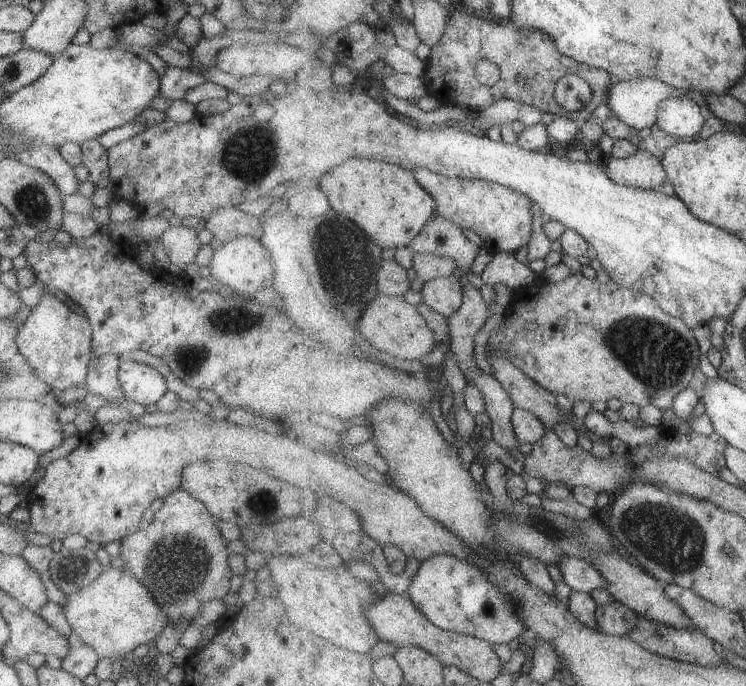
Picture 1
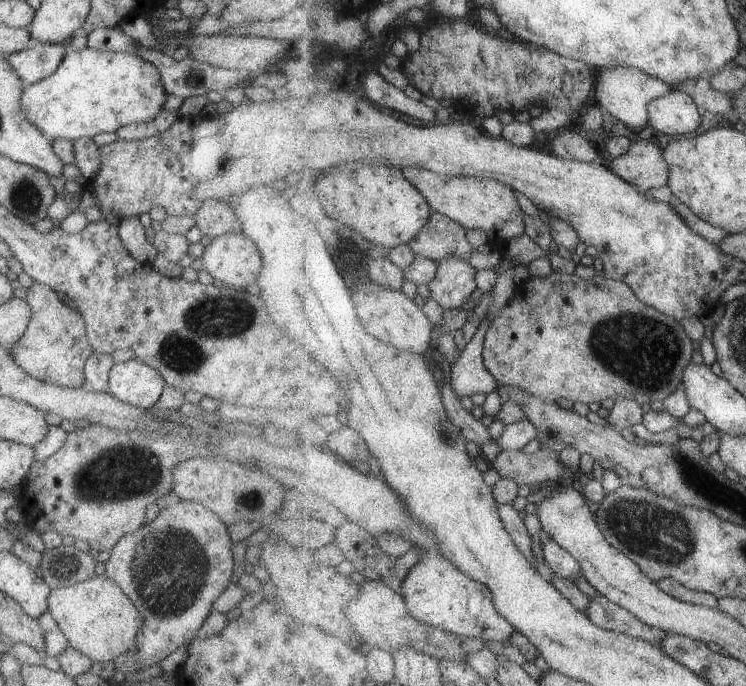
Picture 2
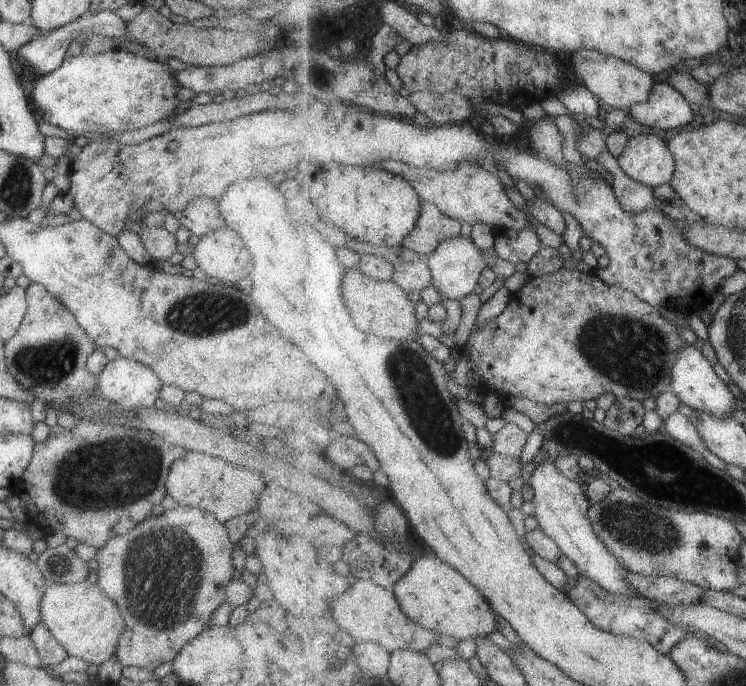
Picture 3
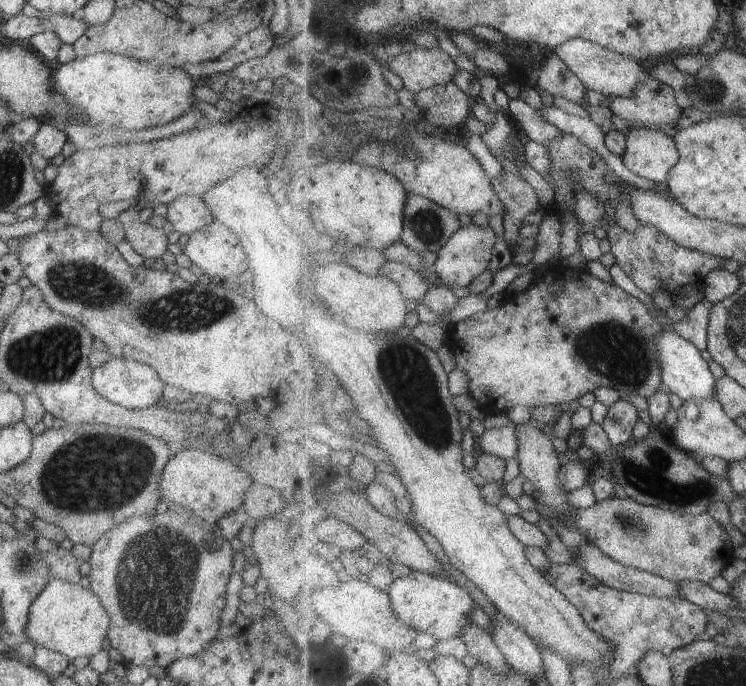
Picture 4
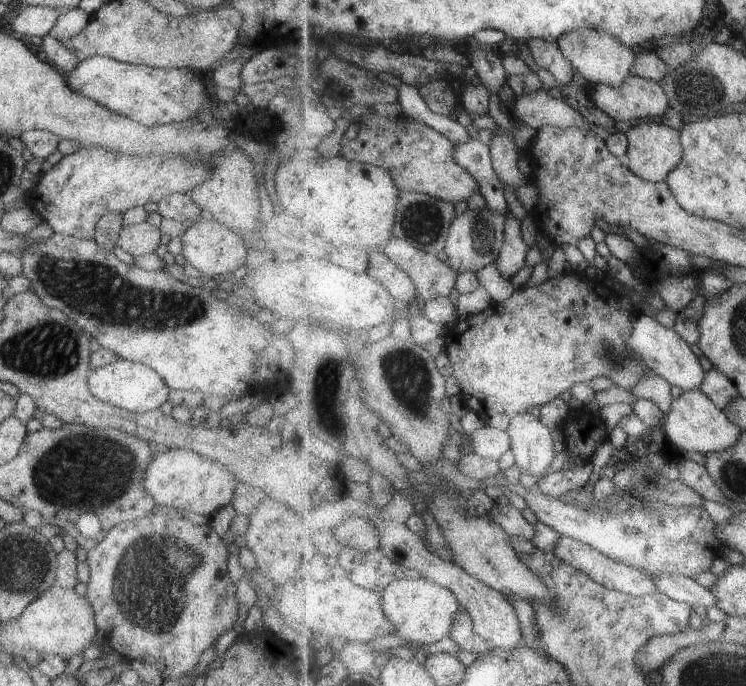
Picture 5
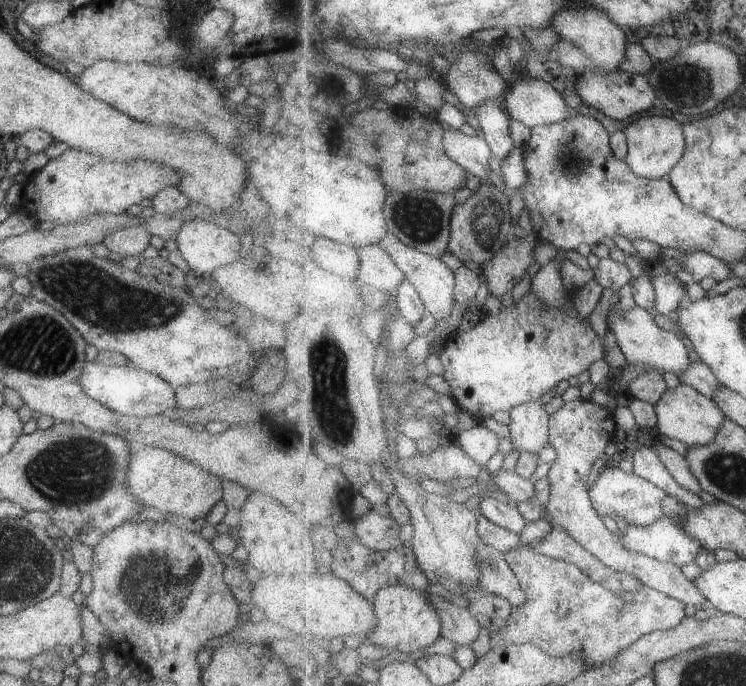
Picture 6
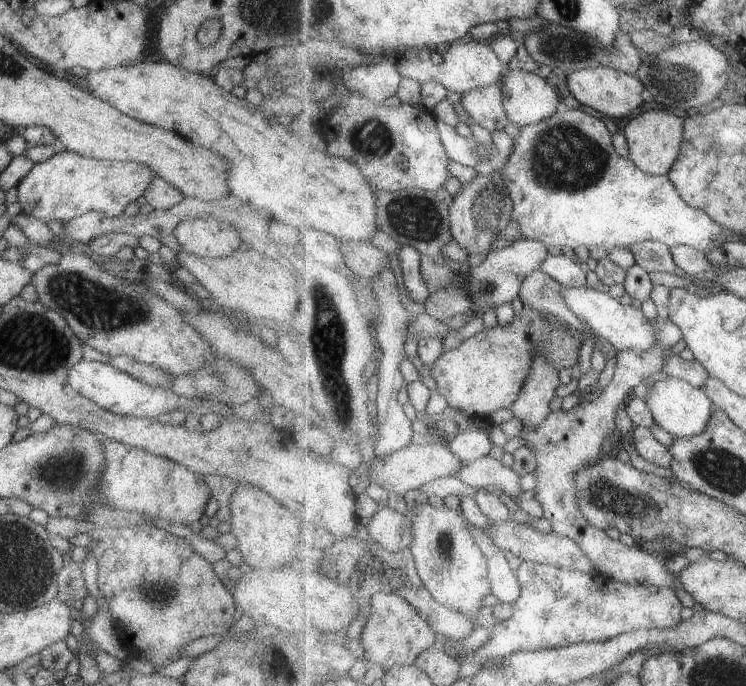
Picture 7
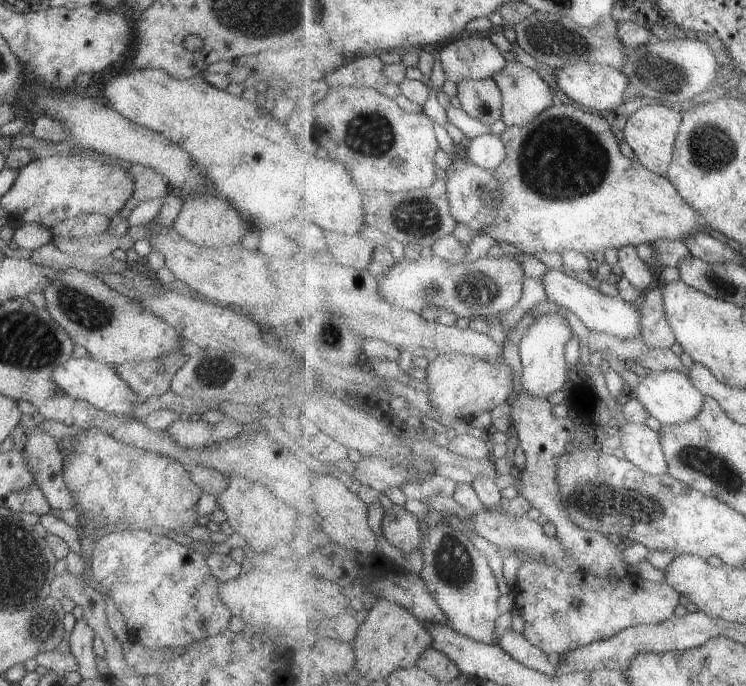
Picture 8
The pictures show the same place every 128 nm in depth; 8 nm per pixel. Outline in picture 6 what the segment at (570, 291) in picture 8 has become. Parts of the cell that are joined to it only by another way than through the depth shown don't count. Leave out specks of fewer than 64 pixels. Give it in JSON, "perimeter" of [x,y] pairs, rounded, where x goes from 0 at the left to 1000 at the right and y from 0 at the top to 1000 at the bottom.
{"perimeter":[[[822,446],[814,461],[814,474],[819,485],[823,487],[827,501],[840,528],[854,531],[854,534],[867,534],[875,541],[883,539],[889,545],[903,545],[908,550],[916,548],[926,536],[926,516],[916,499],[916,493],[909,483],[891,481],[878,469],[877,461],[870,458],[857,446],[846,452],[832,453]]]}

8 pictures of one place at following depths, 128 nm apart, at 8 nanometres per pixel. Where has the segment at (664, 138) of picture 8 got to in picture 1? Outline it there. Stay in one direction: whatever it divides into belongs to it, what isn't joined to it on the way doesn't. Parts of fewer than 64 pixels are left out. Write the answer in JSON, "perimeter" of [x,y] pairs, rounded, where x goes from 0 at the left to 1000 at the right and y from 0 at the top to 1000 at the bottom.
{"perimeter":[[[857,220],[840,232],[822,232],[814,241],[816,261],[830,270],[861,277],[887,277],[895,262],[890,241],[874,223]]]}

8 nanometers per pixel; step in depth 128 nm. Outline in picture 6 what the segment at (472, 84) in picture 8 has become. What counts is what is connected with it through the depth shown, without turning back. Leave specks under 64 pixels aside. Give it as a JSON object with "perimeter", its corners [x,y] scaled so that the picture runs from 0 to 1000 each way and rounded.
{"perimeter":[[[664,144],[639,152],[631,162],[638,168],[660,223],[669,233],[677,233],[688,219],[689,204],[685,195],[684,171],[680,160],[672,160]]]}

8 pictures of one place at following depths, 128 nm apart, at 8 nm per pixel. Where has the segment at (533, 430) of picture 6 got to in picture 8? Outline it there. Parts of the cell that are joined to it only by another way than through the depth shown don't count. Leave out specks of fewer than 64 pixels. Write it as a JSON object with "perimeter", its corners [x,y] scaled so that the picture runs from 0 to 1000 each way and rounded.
{"perimeter":[[[751,456],[727,458],[701,484],[694,501],[700,529],[697,557],[704,571],[720,583],[736,580],[741,571],[752,569],[760,557],[761,531],[757,525],[757,501],[763,499],[768,481]]]}

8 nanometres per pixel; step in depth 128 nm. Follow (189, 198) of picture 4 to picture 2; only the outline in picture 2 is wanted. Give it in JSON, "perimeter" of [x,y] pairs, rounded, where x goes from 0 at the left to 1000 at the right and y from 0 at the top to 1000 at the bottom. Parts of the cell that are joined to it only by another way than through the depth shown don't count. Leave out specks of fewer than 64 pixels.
{"perimeter":[[[275,292],[267,308],[256,316],[261,319],[261,331],[283,348],[324,335],[310,297],[298,293]]]}

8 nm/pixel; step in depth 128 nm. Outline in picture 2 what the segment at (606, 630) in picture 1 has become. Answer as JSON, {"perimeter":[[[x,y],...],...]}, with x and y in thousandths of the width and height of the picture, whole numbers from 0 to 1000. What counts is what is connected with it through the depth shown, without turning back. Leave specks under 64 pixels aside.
{"perimeter":[[[800,864],[798,873],[792,873],[788,901],[808,917],[827,923],[839,923],[846,929],[873,931],[878,937],[886,937],[894,927],[894,921],[882,914],[865,911],[843,889],[815,875],[811,869]]]}

